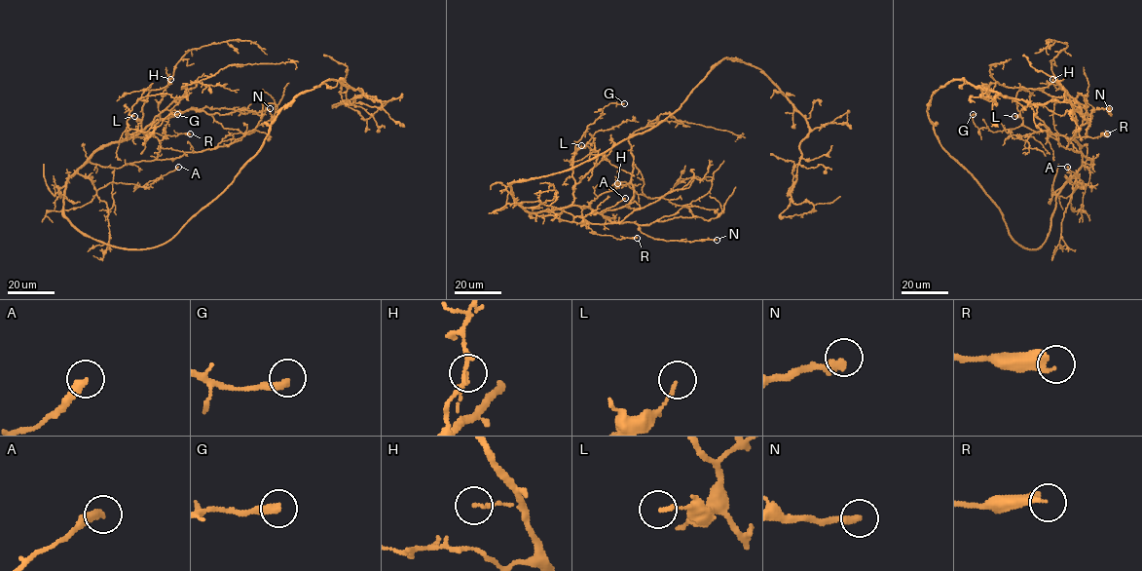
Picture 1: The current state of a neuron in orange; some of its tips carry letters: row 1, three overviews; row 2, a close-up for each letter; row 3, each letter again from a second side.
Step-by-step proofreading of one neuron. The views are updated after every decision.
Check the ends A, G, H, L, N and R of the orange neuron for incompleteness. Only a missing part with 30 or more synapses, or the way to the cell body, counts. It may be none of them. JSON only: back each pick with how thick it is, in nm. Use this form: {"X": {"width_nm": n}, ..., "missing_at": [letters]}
{"N": {"width_nm": 340}, "missing_at": ["N"]}

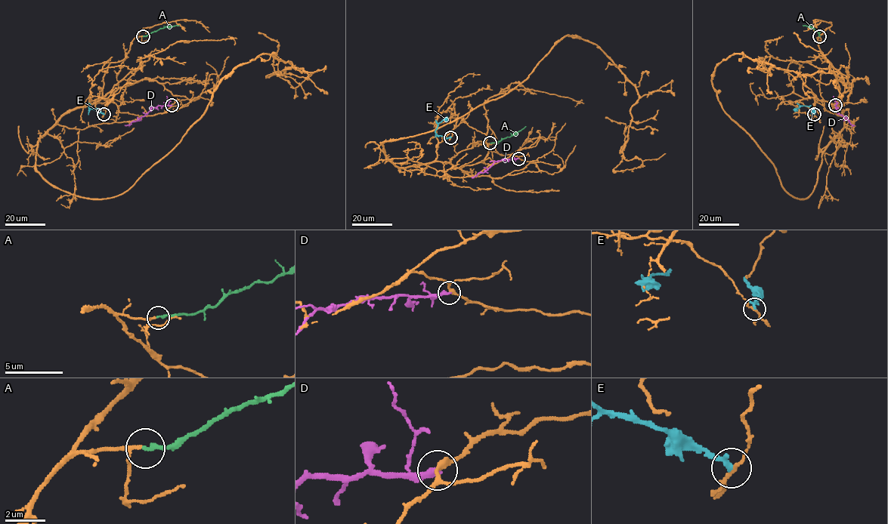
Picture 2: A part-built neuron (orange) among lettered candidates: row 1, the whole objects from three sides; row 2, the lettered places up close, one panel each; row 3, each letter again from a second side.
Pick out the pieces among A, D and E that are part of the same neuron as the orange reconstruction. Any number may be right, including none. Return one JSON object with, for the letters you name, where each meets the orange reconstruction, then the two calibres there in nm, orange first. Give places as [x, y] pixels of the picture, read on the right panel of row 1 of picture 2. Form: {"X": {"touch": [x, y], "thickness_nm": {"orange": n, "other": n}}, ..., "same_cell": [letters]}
{"A": {"touch": [819, 36], "thickness_nm": {"orange": 140, "other": 240}}, "same_cell": ["A"]}

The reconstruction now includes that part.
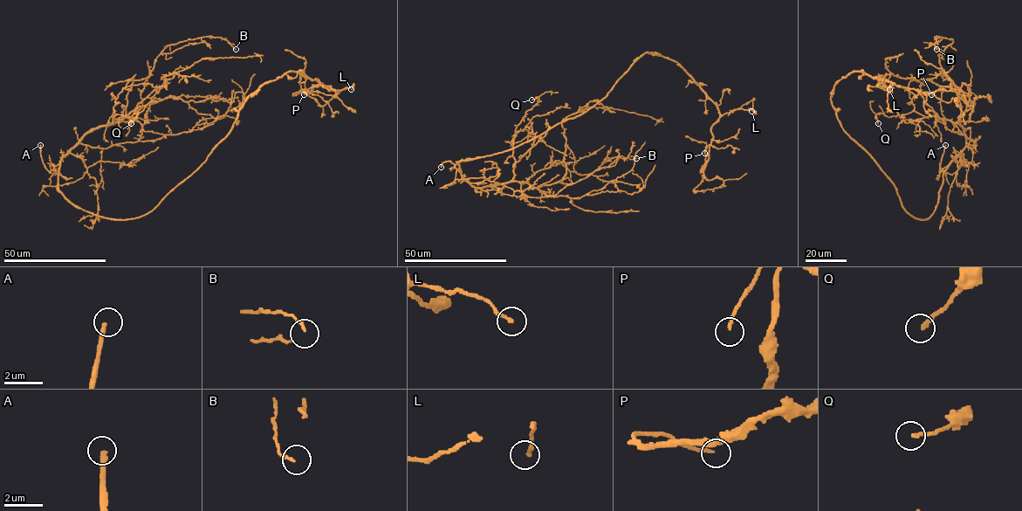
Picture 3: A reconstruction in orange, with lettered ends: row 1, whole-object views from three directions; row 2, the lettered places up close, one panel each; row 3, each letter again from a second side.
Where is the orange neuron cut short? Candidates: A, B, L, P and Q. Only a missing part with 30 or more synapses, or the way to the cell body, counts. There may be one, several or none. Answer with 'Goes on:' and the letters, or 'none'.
Goes on: none

